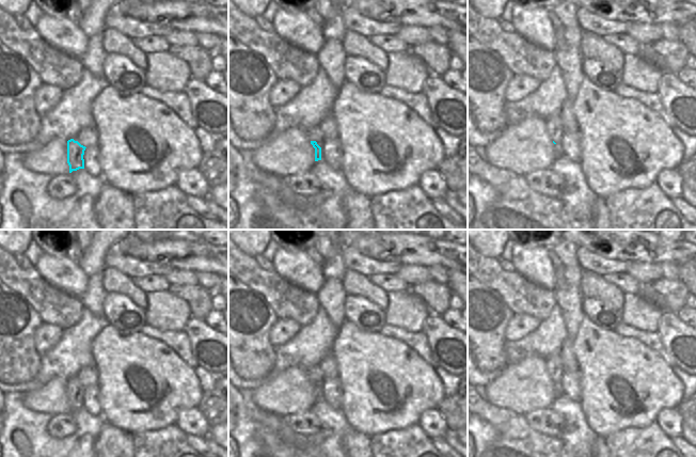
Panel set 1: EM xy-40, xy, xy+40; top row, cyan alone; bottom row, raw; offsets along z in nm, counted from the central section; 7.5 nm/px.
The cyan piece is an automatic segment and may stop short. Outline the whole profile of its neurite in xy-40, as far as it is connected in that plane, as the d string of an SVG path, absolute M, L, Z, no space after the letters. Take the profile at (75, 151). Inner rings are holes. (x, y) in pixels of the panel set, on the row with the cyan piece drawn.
M74 139L67 141L67 163L69 166L69 173L79 169L84 169L83 155L85 148L85 146Z

